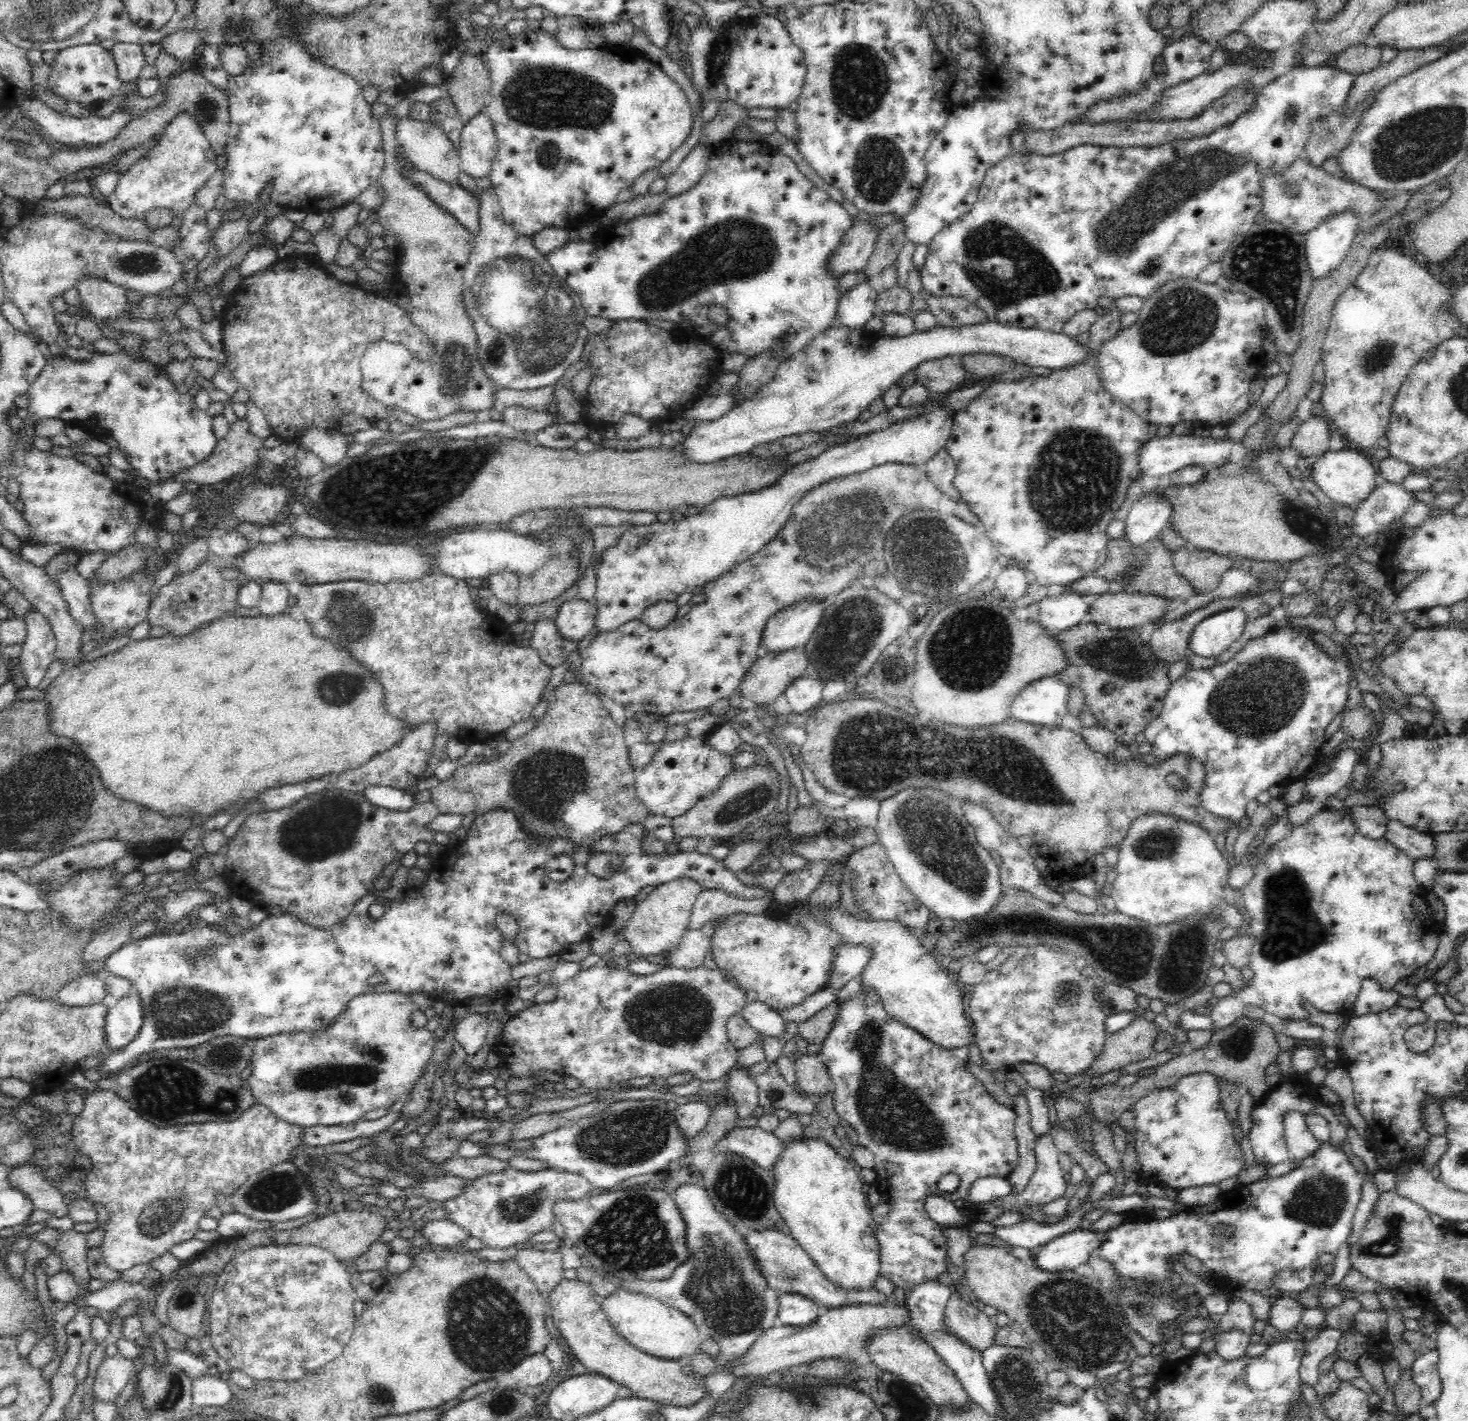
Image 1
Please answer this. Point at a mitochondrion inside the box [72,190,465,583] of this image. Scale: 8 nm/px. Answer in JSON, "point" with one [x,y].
{"point":[138,262]}

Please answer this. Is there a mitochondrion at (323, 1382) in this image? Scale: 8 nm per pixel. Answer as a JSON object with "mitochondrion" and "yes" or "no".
{"mitochondrion":"no"}

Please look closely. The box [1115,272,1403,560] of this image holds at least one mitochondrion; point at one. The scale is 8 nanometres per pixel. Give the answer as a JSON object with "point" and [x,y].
{"point":[1184,319]}

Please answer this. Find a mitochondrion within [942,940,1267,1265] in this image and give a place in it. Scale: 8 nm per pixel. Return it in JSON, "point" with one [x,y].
{"point":[1238,1047]}

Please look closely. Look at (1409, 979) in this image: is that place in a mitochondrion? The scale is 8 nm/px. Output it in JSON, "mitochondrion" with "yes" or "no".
{"mitochondrion":"no"}

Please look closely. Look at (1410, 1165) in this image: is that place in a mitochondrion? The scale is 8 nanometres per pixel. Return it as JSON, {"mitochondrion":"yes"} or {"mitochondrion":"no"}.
{"mitochondrion":"no"}

